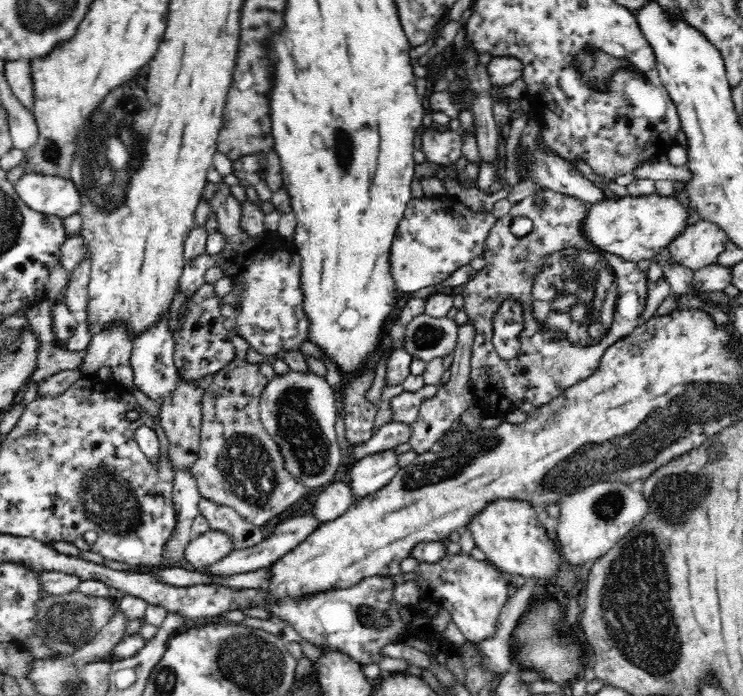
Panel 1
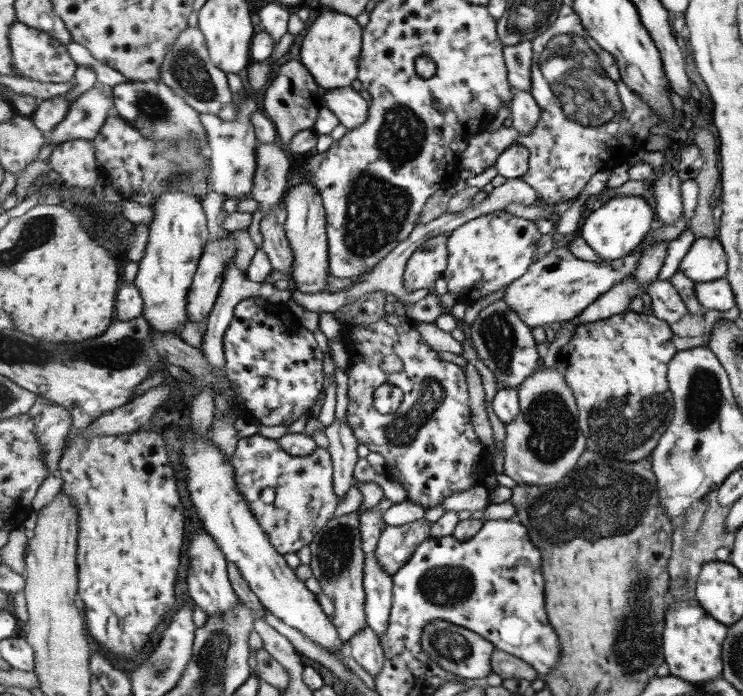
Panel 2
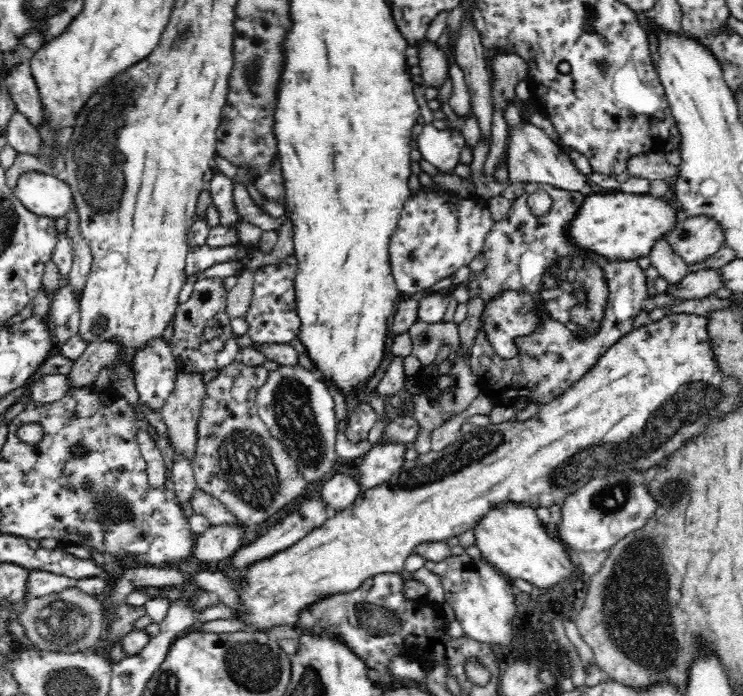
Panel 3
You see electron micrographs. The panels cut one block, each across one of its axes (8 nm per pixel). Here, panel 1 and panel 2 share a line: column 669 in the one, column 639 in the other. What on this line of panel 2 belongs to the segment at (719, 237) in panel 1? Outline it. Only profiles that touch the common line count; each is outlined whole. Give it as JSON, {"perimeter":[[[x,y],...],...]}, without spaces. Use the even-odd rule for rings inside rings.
{"perimeter":[[[686,215],[677,225],[667,225],[657,222],[649,232],[648,238],[633,250],[626,258],[609,262],[585,262],[573,256],[573,252],[567,246],[555,246],[545,256],[541,256],[538,262],[529,268],[526,276],[510,284],[504,289],[503,299],[513,312],[521,317],[529,329],[541,326],[546,328],[547,324],[553,322],[565,322],[575,319],[590,304],[593,304],[601,295],[611,290],[613,286],[621,283],[629,276],[635,276],[640,258],[645,253],[645,247],[654,242],[671,242],[679,239],[679,236],[688,229]]]}

